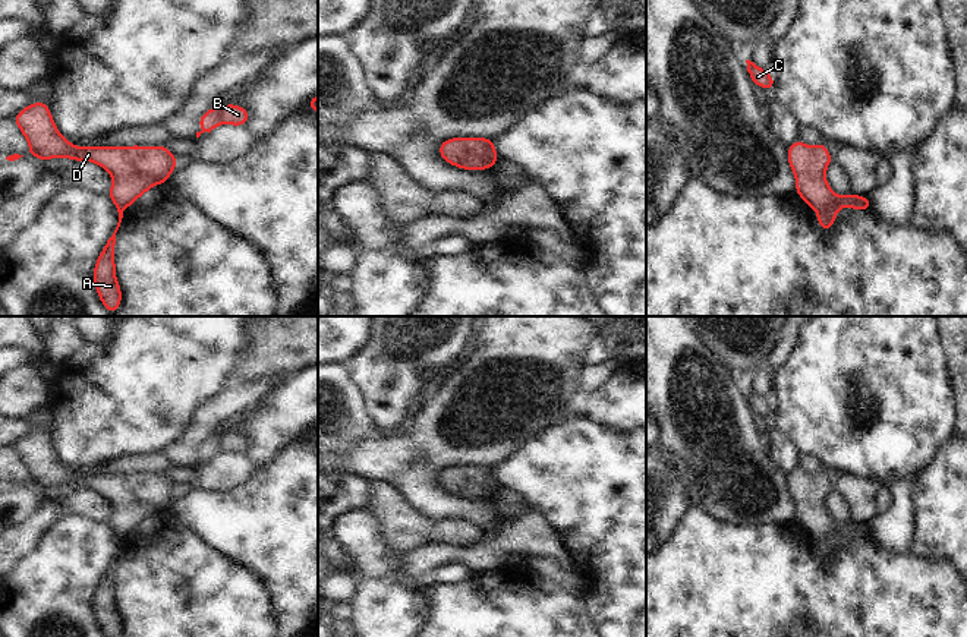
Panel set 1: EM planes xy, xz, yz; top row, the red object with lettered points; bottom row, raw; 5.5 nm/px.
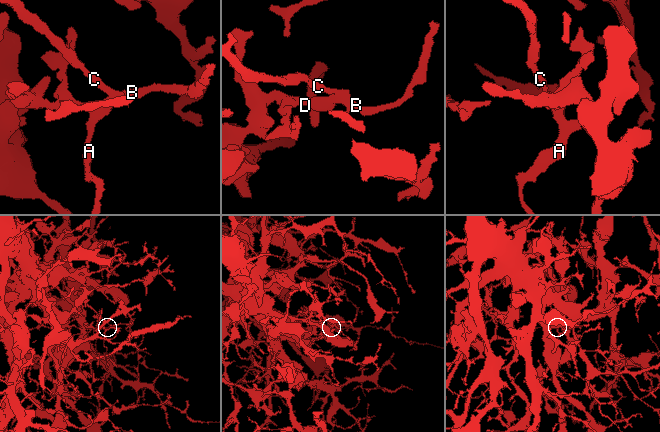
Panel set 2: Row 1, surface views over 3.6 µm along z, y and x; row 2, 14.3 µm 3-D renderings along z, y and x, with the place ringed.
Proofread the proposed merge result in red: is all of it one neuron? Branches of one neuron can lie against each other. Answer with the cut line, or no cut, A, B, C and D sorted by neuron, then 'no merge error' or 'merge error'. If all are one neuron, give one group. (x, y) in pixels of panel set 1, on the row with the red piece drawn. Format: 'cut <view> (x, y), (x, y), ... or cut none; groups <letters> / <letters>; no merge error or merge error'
cut none; groups A B C D; no merge error

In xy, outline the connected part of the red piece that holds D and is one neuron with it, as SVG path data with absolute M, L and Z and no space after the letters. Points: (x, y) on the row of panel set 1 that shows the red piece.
M44 101L22 108L13 120L31 148L26 155L41 161L62 157L78 163L91 161L113 177L113 186L107 196L117 208L119 223L92 271L98 297L108 313L113 315L122 305L122 288L116 278L113 250L123 211L155 185L167 183L179 160L168 151L167 145L75 146L60 135L50 107Z

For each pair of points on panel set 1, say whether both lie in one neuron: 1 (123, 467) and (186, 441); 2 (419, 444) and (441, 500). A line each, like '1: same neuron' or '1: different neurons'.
1: different neurons
2: same neuron

